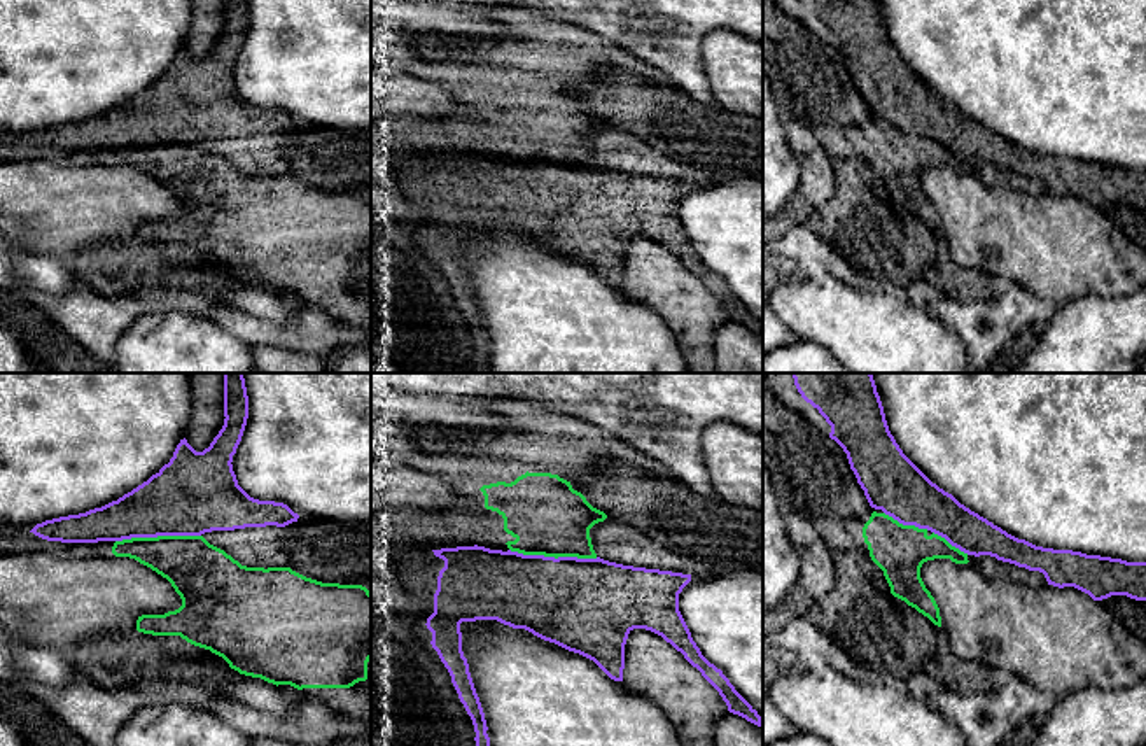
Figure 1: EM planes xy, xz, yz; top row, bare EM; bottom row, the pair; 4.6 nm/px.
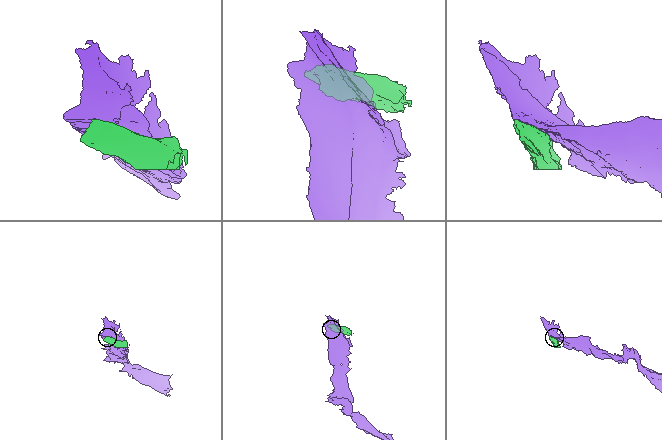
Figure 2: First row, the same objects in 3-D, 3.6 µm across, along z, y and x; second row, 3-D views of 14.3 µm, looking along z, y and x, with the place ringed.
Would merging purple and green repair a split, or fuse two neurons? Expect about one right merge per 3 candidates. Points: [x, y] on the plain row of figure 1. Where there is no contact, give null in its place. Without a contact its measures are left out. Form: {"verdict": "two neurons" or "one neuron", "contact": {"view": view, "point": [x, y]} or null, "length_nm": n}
{"verdict": "two neurons", "contact": {"view": "xz", "point": [553, 165]}, "length_nm": 400}

